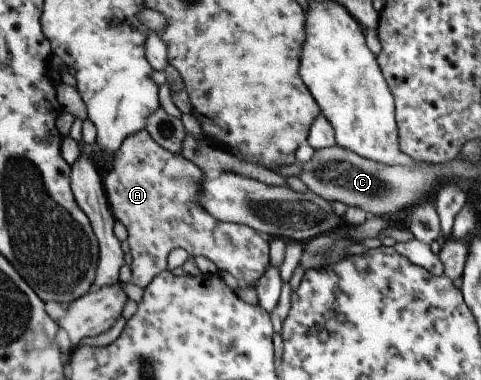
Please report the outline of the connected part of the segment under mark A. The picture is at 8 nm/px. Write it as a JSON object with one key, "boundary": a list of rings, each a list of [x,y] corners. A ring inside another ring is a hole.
{"boundary":[[[145,128],[137,130],[135,134],[129,134],[117,148],[113,156],[113,168],[102,174],[102,188],[113,219],[121,223],[127,231],[126,240],[131,254],[129,268],[134,286],[144,290],[160,271],[166,270],[166,255],[175,248],[185,250],[191,257],[209,259],[217,272],[226,271],[236,281],[243,280],[247,285],[253,286],[265,272],[269,263],[269,239],[249,226],[219,222],[209,216],[199,206],[199,188],[204,175],[193,162],[180,155],[173,155],[159,146]]]}

